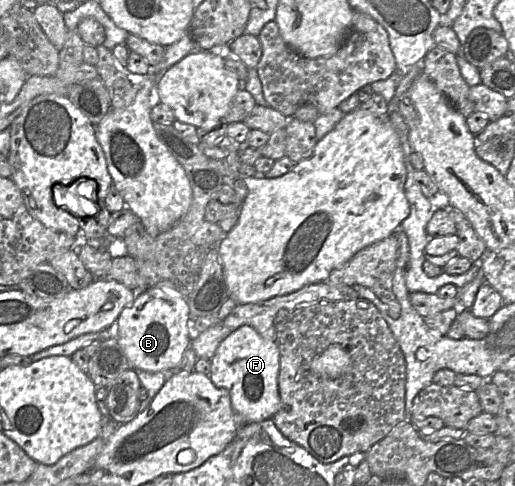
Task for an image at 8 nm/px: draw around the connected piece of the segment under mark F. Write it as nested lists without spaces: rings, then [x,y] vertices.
[[[243,325],[221,341],[210,361],[209,378],[216,387],[229,391],[232,407],[241,421],[244,423],[261,422],[271,419],[278,411],[280,407],[278,392],[279,349],[275,341],[265,339],[253,327]]]

